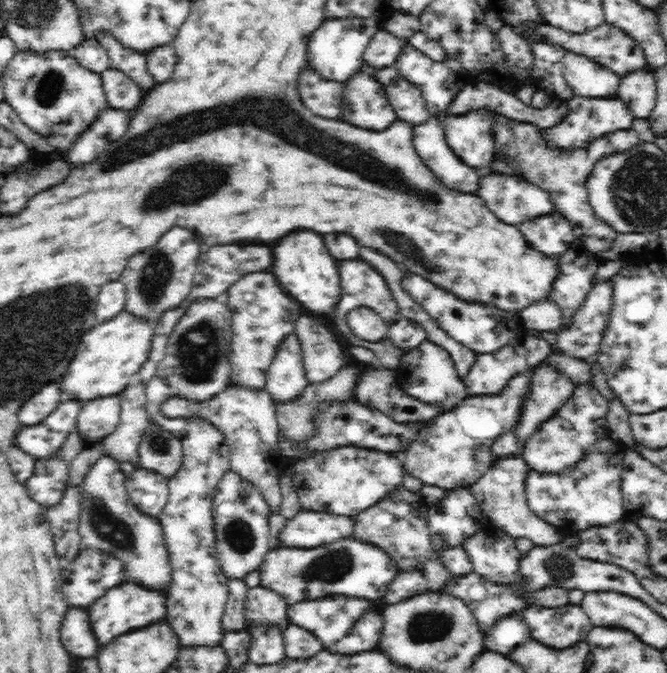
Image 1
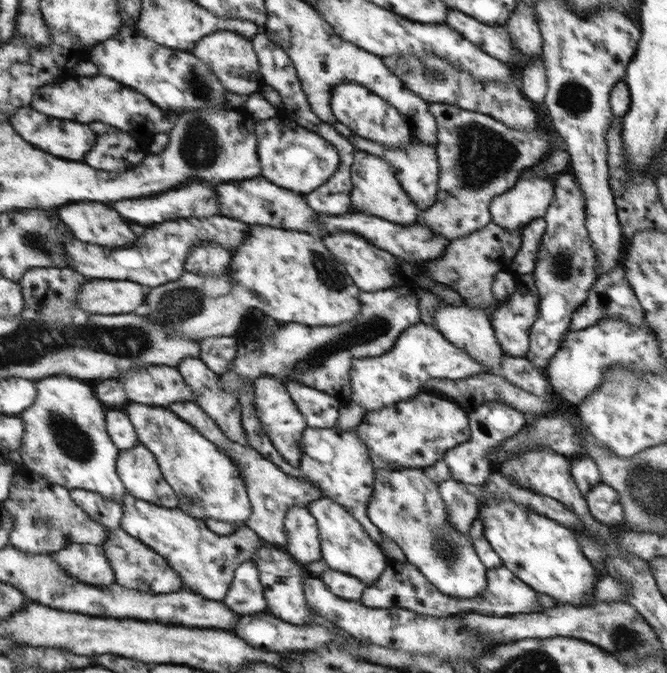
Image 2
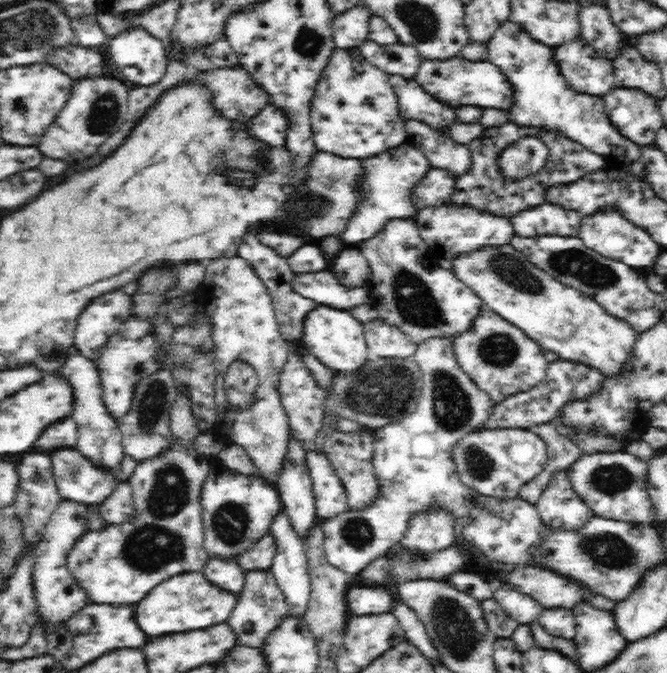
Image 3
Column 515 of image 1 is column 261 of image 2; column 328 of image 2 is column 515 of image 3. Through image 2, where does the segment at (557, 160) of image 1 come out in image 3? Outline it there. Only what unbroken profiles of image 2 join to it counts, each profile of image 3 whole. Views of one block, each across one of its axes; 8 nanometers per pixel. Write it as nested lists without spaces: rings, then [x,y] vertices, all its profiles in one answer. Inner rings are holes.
[[[523,136],[497,154],[495,163],[506,180],[524,180],[544,168],[549,148],[537,136]]]

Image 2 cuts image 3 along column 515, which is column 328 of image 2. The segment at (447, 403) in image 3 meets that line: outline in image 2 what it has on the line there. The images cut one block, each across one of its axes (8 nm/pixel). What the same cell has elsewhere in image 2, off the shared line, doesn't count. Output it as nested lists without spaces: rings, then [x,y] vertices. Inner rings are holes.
[[[327,497],[310,502],[307,507],[318,520],[324,561],[329,568],[350,573],[351,576],[358,577],[359,580],[369,585],[371,582],[377,582],[379,574],[383,574],[386,568],[387,557],[369,538],[369,534],[365,532],[361,524],[343,508],[342,504]]]

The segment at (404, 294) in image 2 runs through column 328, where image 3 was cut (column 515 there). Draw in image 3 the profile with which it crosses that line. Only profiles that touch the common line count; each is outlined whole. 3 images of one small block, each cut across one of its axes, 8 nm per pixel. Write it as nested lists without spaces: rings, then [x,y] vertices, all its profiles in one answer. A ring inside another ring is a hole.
[[[486,308],[482,310],[469,332],[455,337],[451,342],[457,364],[492,403],[501,402],[510,394],[530,390],[545,377],[549,364],[544,358],[544,349],[538,343],[520,328]]]

